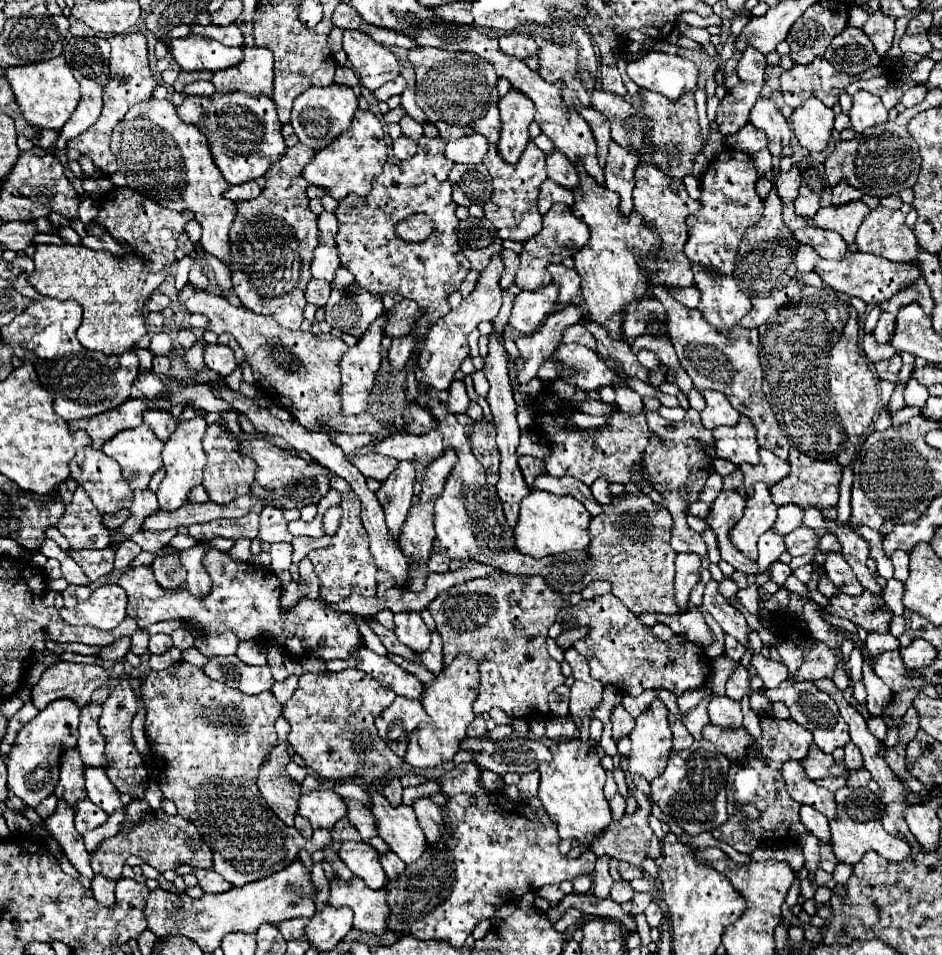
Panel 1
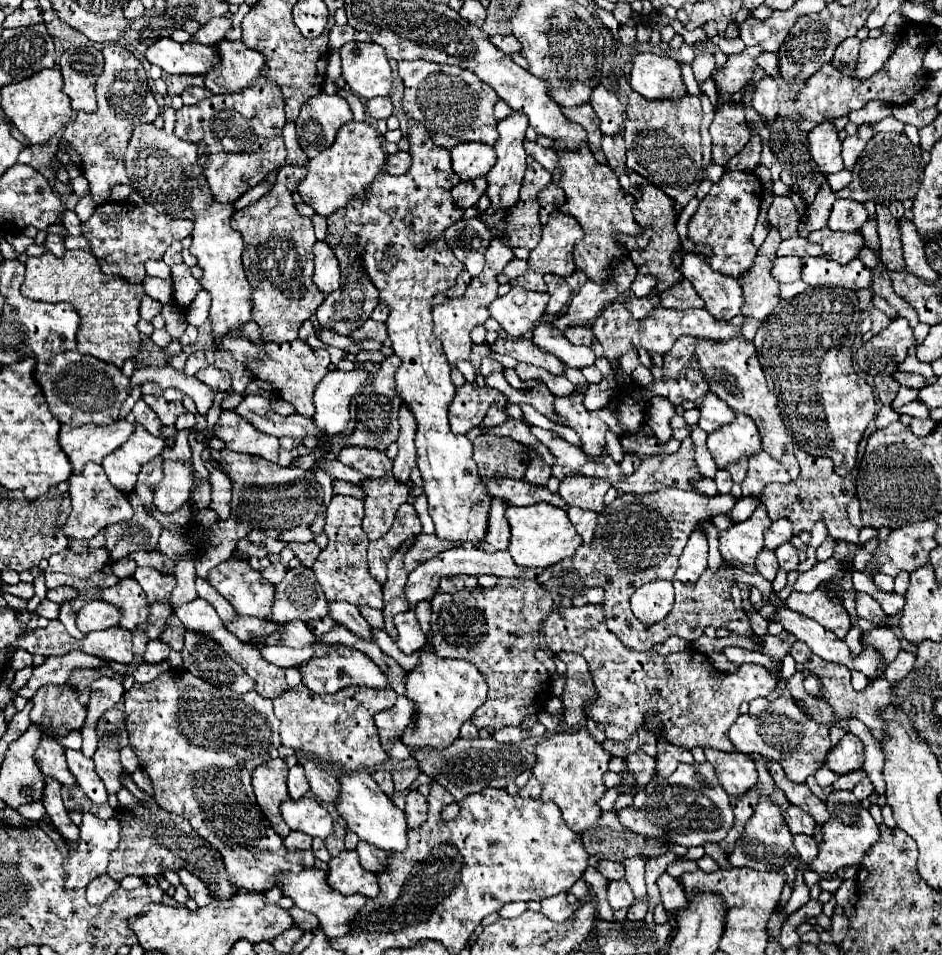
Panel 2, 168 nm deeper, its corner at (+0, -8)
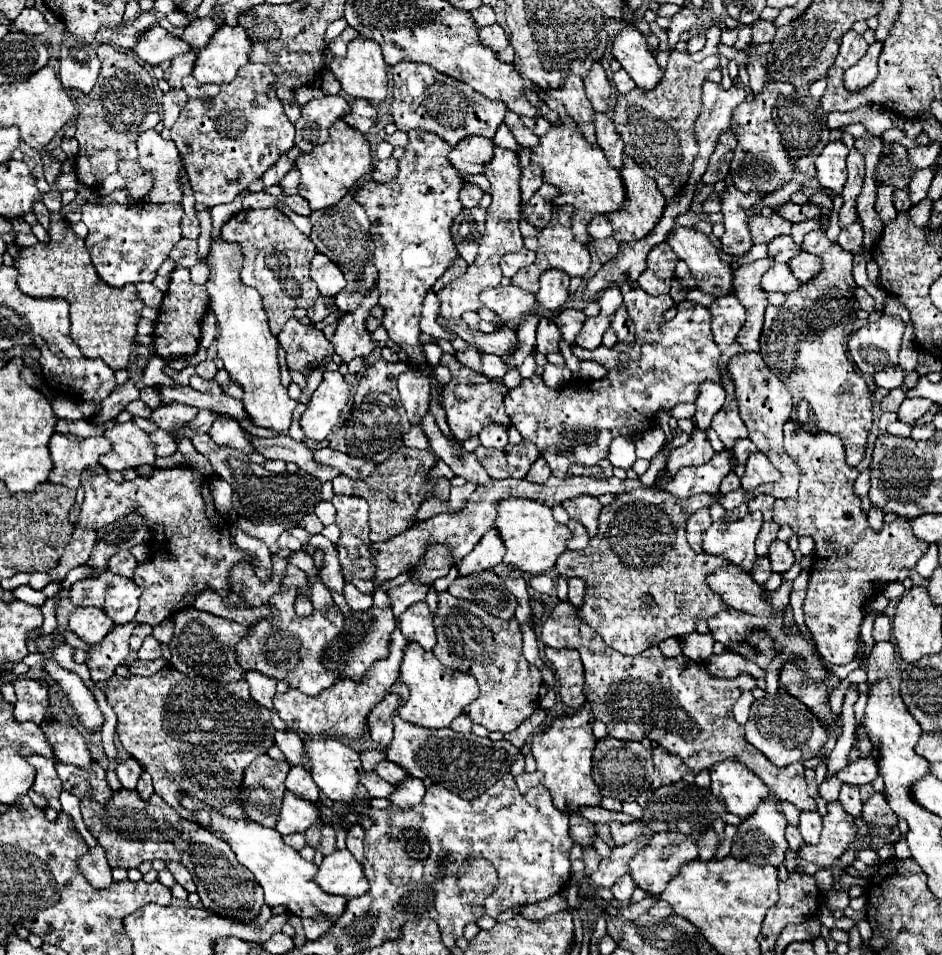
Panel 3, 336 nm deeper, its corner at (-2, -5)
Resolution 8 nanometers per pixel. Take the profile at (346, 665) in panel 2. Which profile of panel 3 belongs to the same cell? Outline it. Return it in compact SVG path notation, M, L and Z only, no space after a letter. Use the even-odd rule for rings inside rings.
M280 584L280 590L268 602L272 614L248 626L246 640L236 644L236 660L240 660L244 672L264 672L274 680L288 682L290 688L296 688L308 696L316 696L336 682L336 672L330 672L320 656L328 648L328 642L340 634L344 626L344 614L336 604L332 604L324 612L314 610L310 616L300 618L294 612L294 596L296 588L286 588Z

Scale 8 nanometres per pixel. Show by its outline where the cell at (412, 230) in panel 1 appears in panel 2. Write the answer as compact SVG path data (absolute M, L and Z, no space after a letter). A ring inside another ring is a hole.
M480 217L460 219L444 231L444 241L454 251L454 255L466 265L468 273L480 275L486 265L484 251L492 243L490 229L482 223Z

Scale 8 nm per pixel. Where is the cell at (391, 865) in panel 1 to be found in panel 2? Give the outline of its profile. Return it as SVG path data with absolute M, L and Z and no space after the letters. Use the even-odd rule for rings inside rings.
M364 841L358 843L356 851L360 855L360 863L362 863L364 869L368 869L372 873L378 873L378 871L386 869L386 865L388 865L388 853L386 851L376 849L374 845L368 845Z

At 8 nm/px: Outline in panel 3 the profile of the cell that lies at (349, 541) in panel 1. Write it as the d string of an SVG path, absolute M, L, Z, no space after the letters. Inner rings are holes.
M334 496L332 504L336 508L336 526L340 528L340 546L338 556L344 572L344 580L352 582L360 592L372 594L374 592L374 564L372 564L372 552L370 552L370 538L368 538L368 502L354 498L354 496Z

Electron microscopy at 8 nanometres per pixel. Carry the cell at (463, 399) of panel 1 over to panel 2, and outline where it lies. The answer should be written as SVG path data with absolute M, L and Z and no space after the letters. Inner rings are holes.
M464 383L464 387L456 389L456 397L450 403L450 427L456 435L464 435L470 429L478 427L486 415L486 409L496 403L500 407L506 407L506 397L490 387L480 389L478 385Z

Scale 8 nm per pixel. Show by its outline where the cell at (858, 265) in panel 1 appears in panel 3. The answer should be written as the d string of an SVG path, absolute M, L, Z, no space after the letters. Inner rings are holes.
M800 252L798 256L794 256L788 262L792 274L800 280L800 282L808 282L810 278L814 278L820 270L822 270L822 262L818 256L808 254L808 252Z

